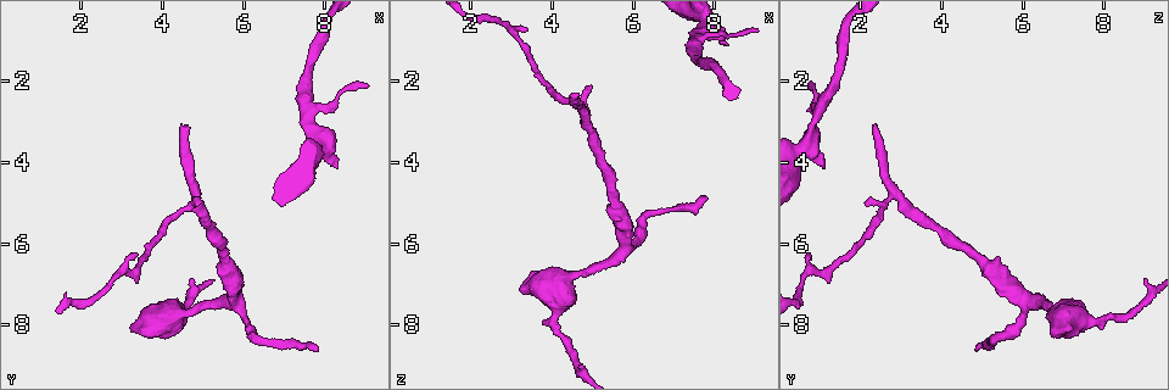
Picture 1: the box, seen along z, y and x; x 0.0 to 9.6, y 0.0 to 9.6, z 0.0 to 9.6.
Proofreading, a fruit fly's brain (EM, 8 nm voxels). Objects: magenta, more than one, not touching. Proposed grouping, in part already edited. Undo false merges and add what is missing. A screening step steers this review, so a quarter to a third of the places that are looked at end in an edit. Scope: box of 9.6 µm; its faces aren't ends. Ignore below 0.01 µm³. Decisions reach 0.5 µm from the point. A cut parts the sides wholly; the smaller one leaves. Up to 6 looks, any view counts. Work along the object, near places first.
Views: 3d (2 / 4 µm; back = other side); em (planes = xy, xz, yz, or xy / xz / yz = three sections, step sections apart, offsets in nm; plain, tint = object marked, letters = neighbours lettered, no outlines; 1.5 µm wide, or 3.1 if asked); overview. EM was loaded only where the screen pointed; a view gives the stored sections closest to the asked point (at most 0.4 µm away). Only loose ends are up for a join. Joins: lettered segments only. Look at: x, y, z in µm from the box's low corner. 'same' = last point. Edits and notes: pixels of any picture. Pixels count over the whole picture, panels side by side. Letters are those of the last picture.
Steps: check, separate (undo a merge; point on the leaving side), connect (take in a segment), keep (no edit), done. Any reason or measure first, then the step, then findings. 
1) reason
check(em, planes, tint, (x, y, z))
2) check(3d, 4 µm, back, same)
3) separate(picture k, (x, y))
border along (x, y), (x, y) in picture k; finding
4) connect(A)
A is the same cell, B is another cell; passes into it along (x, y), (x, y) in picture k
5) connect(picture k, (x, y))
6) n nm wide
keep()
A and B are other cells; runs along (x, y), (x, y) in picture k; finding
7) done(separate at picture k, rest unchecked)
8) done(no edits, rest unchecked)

thick end
check(em, xy, step 4, plain, (8.30, 4.10, 1.00))

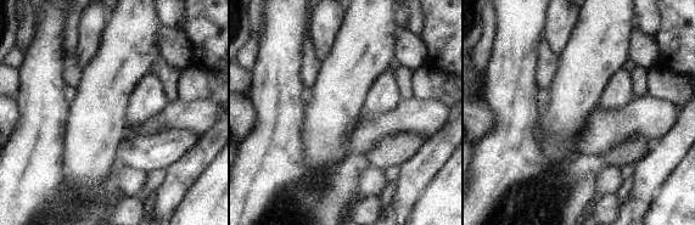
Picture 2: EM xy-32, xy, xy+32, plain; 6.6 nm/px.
check(em, xy, step 4, letters, same)

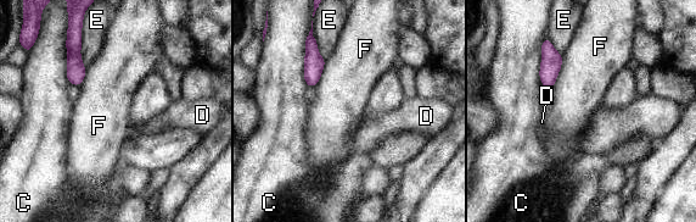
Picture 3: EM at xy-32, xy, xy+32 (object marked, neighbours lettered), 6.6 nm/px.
keep()
C, D, E and F are other cells; border along (562, 55), (560, 71), (550, 88) in picture 3; no lettered segment goes on from it

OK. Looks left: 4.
free end
check(em, planes, letters, (4.65, 3.15, 2.40))

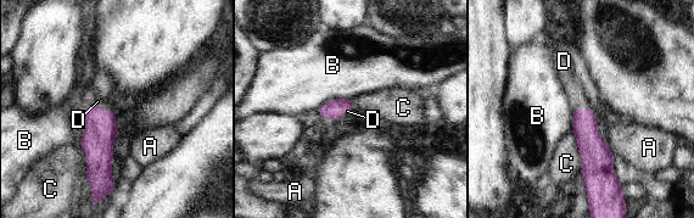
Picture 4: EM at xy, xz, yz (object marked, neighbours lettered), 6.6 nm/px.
C touches over 260 nm
connect(picture 4, (98, 101))
D is the same cell, A, B and C are other cells; passes into it along (100, 129), (104, 108), (98, 101) in picture 4; it goes on there

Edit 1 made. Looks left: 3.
stops while still wide
check(3d, 4 µm, (3.15, 8.10, 7.15))

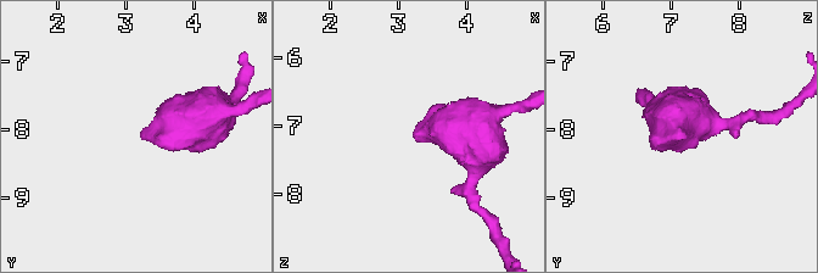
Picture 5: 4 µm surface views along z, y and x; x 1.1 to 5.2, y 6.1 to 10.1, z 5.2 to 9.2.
check(em, planes, letters, (3.20, 8.05, 7.15))

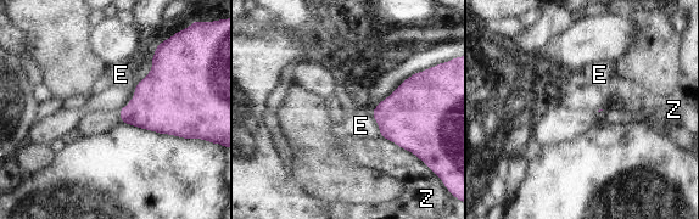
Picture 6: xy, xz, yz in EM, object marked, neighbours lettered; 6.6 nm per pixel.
keep()
E and Z are other cells; border along (382, 138), (409, 150), (424, 163) in picture 6; no lettered segment goes on from it

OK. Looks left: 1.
done(connect at picture 4, rest unchecked)

